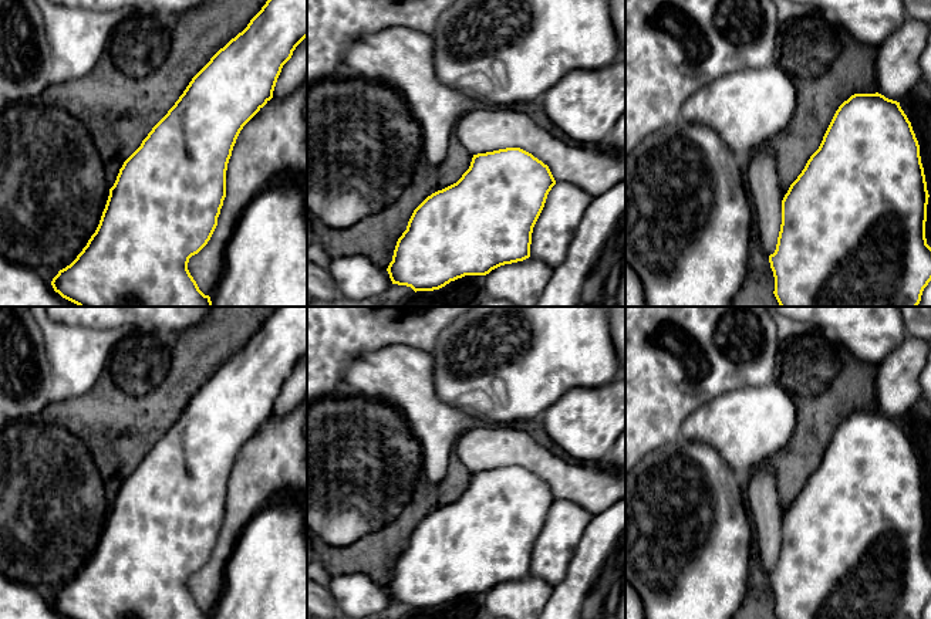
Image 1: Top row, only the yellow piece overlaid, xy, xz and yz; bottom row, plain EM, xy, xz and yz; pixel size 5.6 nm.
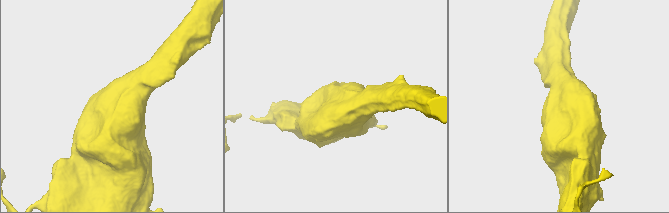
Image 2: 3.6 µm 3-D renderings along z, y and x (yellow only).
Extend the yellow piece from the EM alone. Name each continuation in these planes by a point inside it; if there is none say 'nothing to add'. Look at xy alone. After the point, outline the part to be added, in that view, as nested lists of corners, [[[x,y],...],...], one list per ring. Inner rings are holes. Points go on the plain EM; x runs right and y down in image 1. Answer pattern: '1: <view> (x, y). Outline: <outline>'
nothing to add

